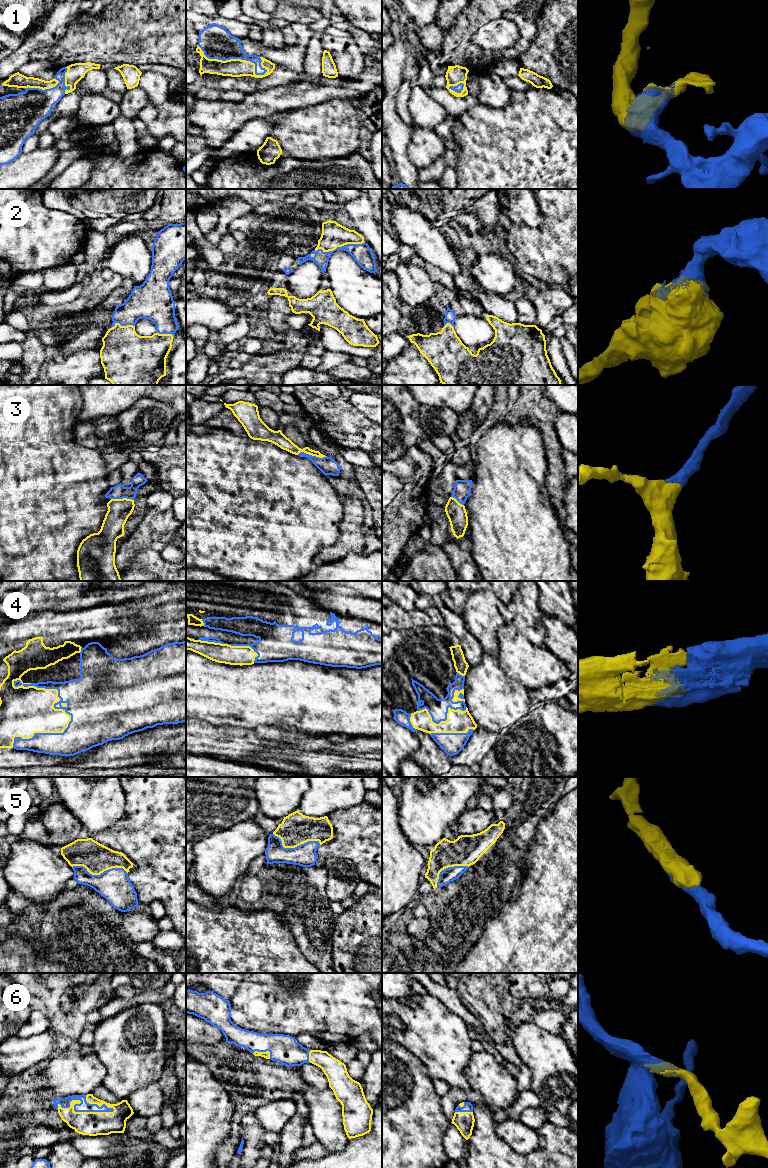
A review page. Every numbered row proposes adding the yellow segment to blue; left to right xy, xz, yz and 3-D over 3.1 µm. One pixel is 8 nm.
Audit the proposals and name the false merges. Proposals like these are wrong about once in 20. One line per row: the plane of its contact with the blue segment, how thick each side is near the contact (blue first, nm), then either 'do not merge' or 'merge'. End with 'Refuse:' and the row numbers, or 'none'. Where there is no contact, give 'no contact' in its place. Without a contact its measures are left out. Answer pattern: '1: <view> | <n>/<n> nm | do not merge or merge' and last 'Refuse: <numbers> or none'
1: xz | 260/140 nm | merge
2: xz | 160/200 nm | merge
3: xz | 140/100 nm | merge
4: xy | 320/320 nm | merge
5: xy | 260/240 nm | merge
6: xy | 80/190 nm | merge
Refuse: none

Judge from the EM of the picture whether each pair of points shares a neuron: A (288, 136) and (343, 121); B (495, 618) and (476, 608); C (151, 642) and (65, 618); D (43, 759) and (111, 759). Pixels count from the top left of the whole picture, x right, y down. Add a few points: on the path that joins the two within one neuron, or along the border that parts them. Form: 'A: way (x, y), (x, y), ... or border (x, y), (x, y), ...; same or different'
A: way (302, 134), (329, 130); same
B: way (490, 618), (486, 618), (481, 613); same
C: way (158, 617), (152, 612), (139, 608), (96, 616); same
D: border (75, 757), (72, 760), (68, 757), (62, 763); different

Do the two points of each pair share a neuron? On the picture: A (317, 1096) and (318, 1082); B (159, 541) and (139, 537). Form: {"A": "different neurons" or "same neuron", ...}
{"A": "different neurons", "B": "same neuron"}

